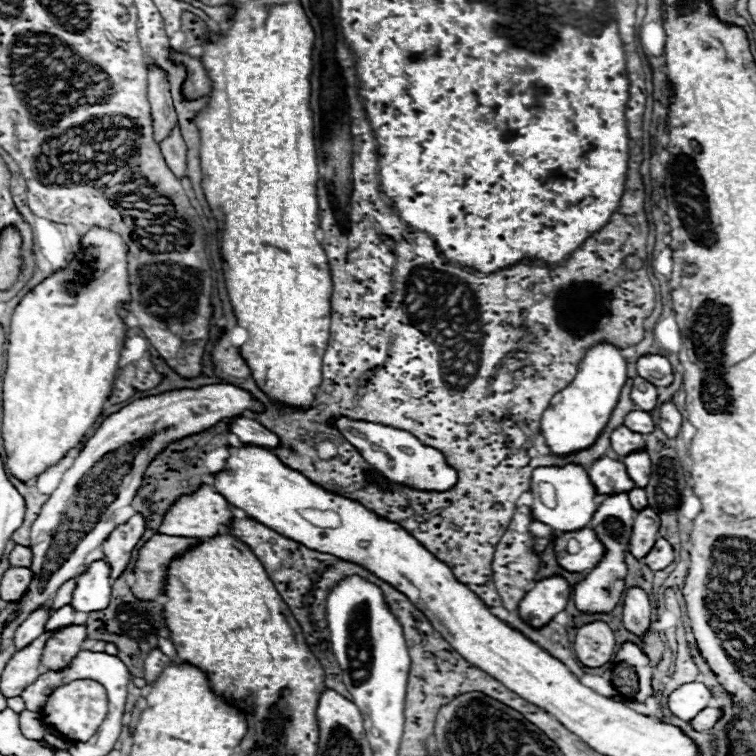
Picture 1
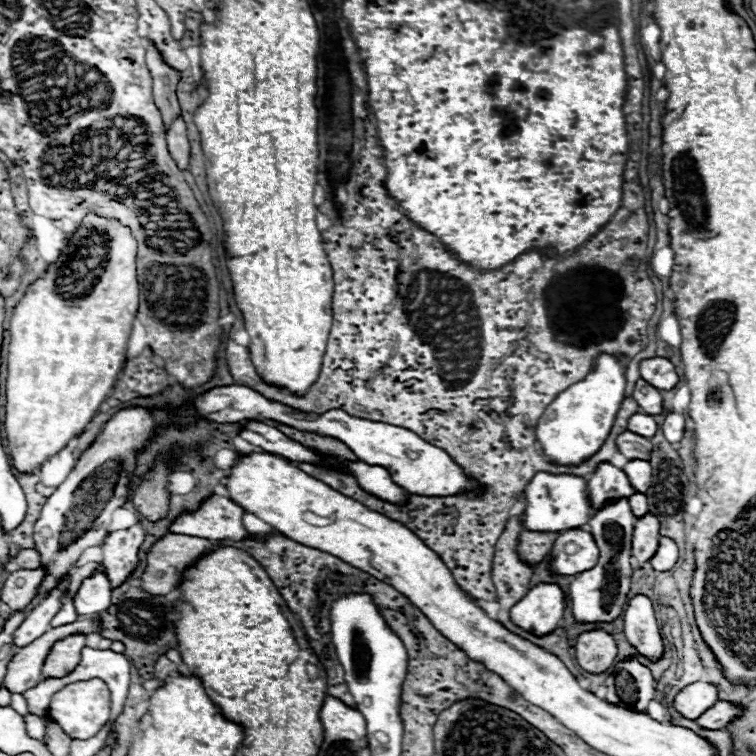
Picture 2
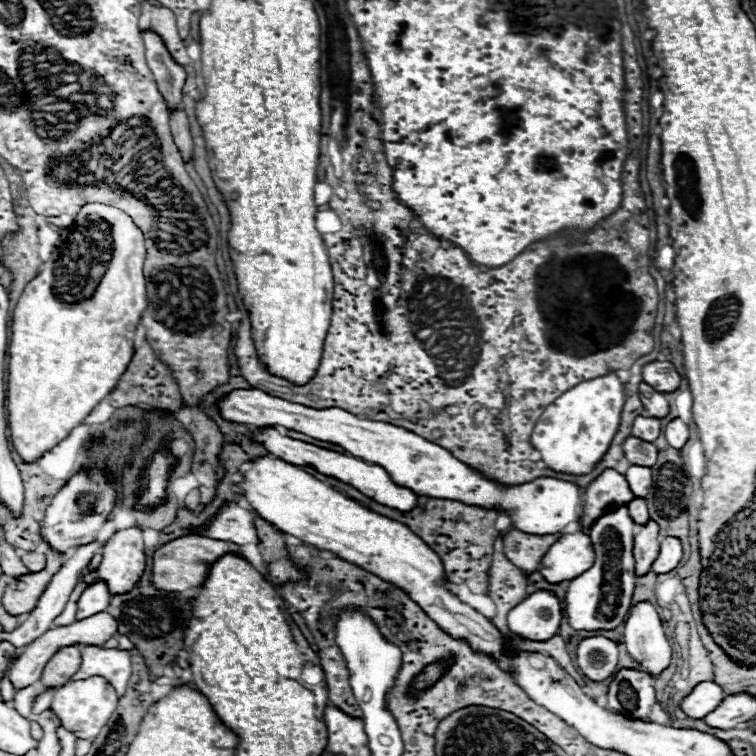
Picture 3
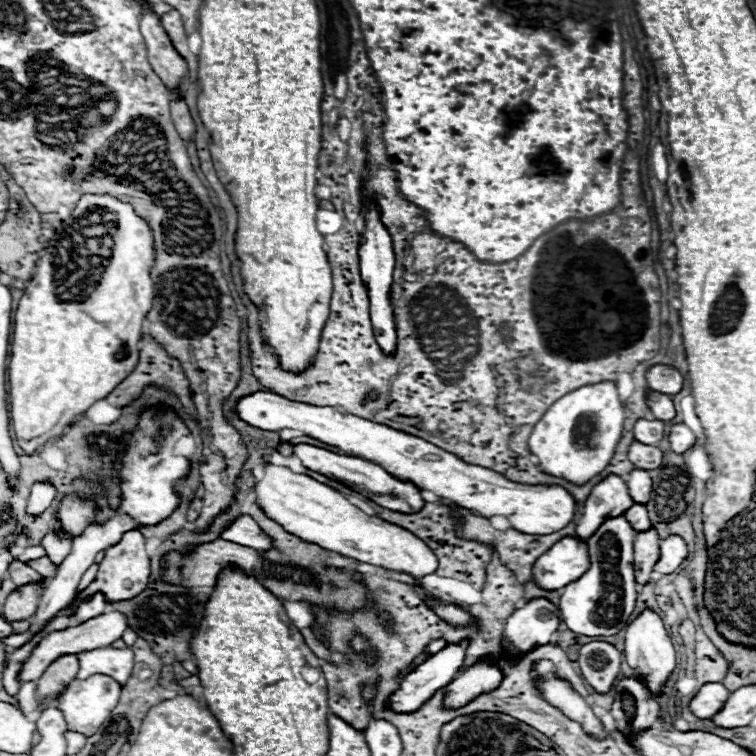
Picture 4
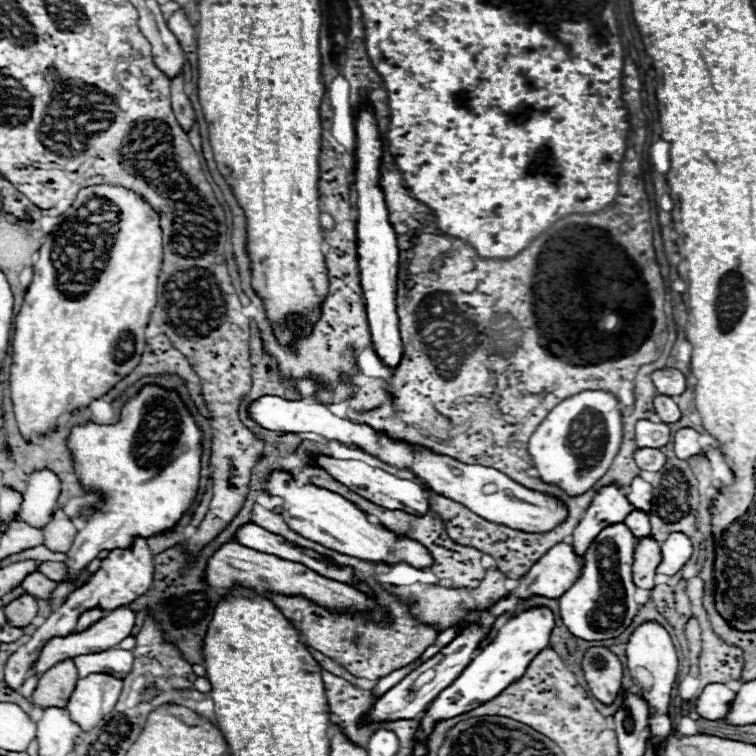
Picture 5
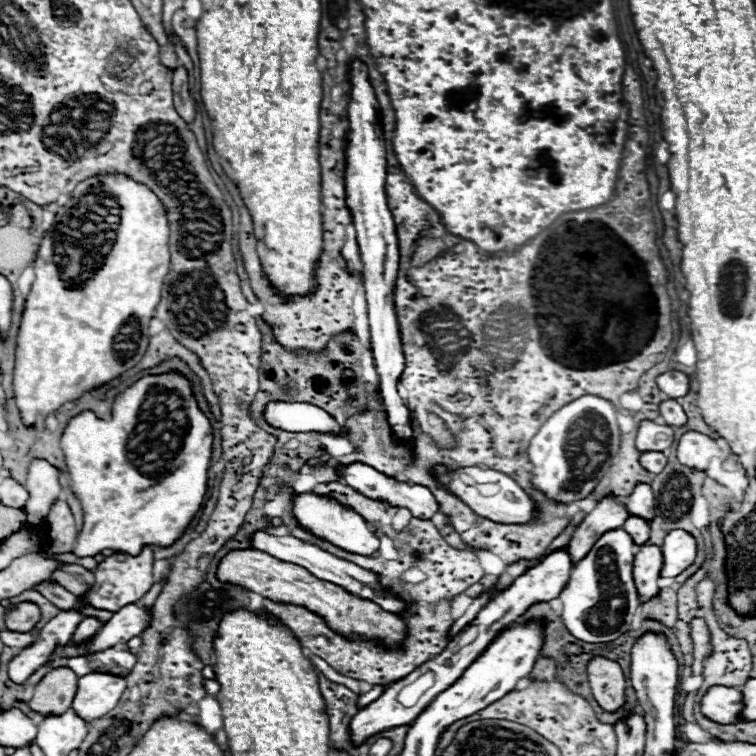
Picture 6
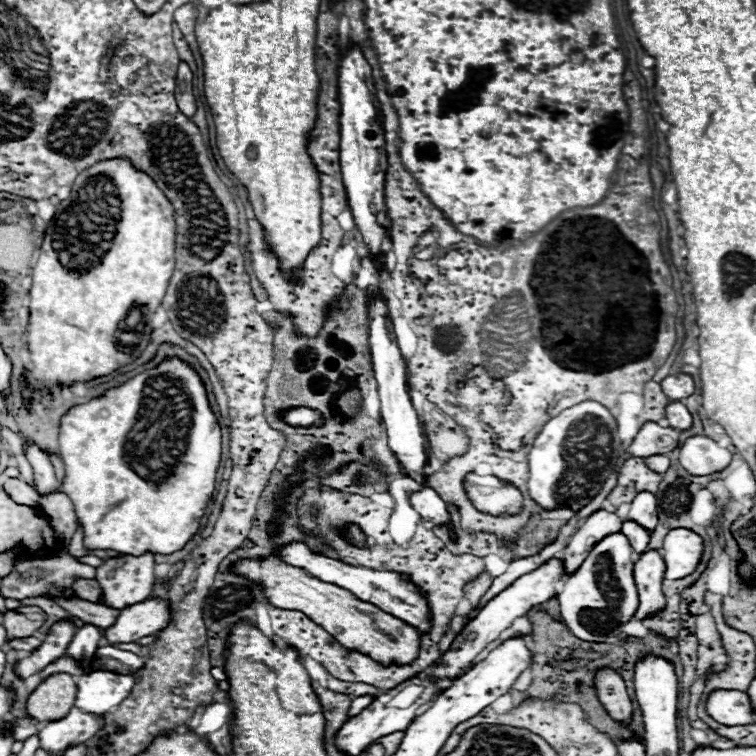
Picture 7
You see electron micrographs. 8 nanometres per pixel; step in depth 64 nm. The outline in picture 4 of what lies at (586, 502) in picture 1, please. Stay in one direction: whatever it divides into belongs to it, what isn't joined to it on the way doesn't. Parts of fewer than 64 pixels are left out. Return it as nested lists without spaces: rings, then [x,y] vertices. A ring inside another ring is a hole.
[[[256,392],[252,396],[240,398],[238,416],[260,430],[298,430],[320,442],[364,456],[376,464],[382,464],[382,468],[386,468],[386,472],[390,472],[392,476],[400,480],[412,480],[420,490],[430,490],[448,502],[476,512],[478,516],[504,516],[514,530],[526,534],[552,534],[564,528],[574,518],[574,500],[562,486],[516,484],[490,468],[466,464],[454,454],[440,450],[422,438],[352,414],[338,414],[332,406],[314,406],[306,402],[294,402],[270,392]]]

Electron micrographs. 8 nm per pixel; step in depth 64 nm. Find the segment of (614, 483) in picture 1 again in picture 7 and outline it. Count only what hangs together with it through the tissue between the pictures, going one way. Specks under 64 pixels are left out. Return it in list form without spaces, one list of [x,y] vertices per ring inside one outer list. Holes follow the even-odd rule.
[[[604,510],[594,512],[564,548],[562,564],[566,568],[566,574],[578,570],[578,564],[586,560],[590,548],[594,548],[594,544],[598,544],[602,536],[608,536],[610,532],[620,532],[620,528],[622,528],[622,520],[614,512],[604,512]]]

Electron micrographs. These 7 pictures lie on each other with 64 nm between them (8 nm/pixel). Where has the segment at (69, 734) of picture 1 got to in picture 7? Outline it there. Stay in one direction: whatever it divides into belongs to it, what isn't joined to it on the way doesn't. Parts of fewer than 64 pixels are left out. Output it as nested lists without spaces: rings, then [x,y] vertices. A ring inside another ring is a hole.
[[[98,670],[88,676],[76,676],[76,708],[88,714],[106,714],[134,690],[132,674],[116,674],[110,670]]]

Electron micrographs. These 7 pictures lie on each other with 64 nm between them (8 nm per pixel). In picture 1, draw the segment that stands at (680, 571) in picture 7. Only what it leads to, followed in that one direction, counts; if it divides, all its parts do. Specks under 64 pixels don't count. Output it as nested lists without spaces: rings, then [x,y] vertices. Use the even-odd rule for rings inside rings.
[[[666,538],[656,540],[654,550],[644,558],[644,564],[652,570],[664,570],[674,562],[674,548]]]

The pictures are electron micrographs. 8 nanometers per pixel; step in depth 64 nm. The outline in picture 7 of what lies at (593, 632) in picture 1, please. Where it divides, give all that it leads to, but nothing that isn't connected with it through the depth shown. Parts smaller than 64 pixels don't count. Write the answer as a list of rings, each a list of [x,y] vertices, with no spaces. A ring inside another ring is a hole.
[[[600,670],[596,674],[596,692],[610,718],[620,722],[622,726],[630,726],[632,722],[632,700],[626,694],[624,680],[612,670]]]

